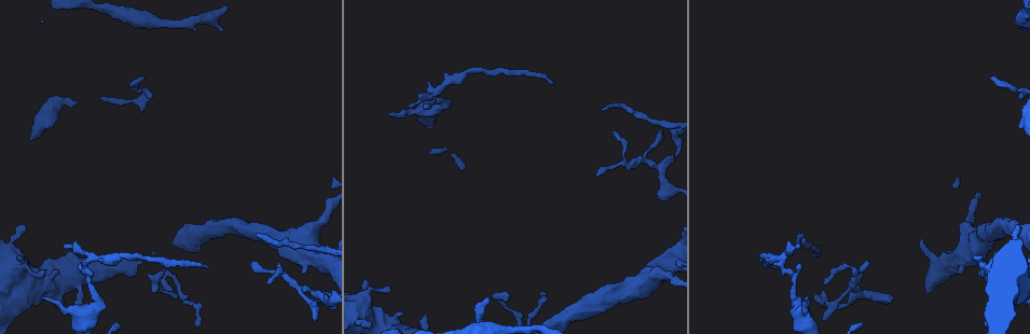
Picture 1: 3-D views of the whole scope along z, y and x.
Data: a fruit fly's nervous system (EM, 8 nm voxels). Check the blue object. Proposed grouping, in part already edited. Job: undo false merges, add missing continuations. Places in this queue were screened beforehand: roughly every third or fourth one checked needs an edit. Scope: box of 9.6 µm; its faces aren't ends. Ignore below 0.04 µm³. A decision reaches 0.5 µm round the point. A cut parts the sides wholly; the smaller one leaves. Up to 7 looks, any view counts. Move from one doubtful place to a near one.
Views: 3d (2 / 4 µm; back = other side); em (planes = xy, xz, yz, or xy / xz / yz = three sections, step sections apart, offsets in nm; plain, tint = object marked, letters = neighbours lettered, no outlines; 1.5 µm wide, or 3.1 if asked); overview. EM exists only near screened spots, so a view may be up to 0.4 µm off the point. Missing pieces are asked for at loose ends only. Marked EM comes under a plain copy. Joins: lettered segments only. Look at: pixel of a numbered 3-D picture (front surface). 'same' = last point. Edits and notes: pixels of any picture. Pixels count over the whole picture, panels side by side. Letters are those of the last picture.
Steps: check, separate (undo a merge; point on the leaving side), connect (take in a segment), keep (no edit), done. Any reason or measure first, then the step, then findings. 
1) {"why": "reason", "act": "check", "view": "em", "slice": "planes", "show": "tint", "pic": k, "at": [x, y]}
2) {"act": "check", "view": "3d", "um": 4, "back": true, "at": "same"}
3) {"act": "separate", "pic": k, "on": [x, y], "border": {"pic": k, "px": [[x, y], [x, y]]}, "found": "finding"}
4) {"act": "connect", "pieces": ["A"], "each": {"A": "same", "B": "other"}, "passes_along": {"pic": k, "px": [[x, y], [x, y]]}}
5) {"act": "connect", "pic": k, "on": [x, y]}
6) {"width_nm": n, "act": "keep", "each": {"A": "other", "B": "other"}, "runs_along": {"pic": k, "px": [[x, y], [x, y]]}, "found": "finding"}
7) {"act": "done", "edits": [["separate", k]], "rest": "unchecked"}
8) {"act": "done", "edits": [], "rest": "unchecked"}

{"act": "check", "view": "em", "slice": "planes", "show": "tint", "pic": 1, "at": [782, 260]}

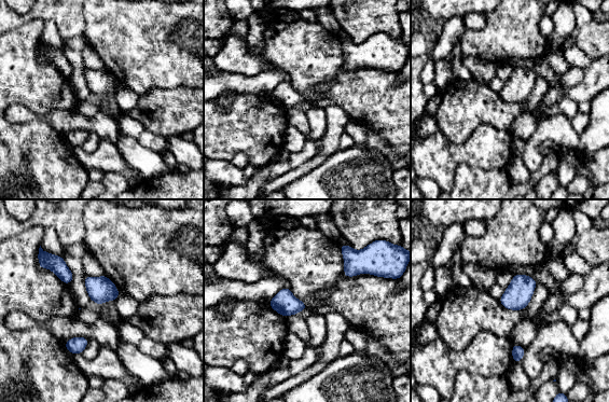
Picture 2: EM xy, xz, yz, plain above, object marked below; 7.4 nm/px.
{"why": "what lies round it", "act": "check", "view": "em", "slice": "planes", "show": "letters", "at": "same"}

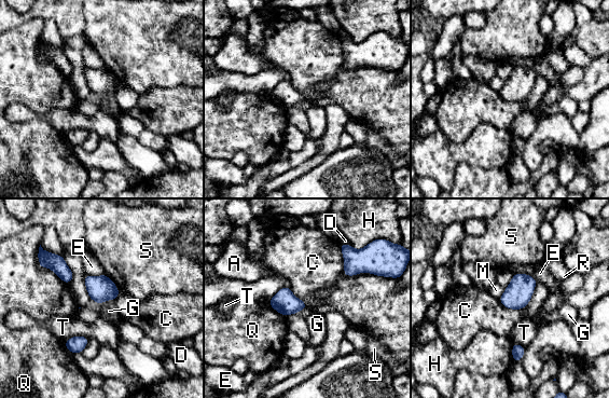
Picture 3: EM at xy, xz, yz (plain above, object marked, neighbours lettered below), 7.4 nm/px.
{"width_nm": 160, "act": "keep", "each": {"A": "other", "C": "other", "D": "other", "E": "other", "G": "other", "H": "other", "M": "other", "Q": "other", "R": "other", "S": "other", "T": "other"}, "border": {"pic": 3, "px": [[340, 243], [345, 275], [377, 276]]}, "found": "all the same neuron"}

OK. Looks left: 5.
{"why": "tapers out", "act": "check", "view": "3d", "um": 4, "back": true, "pic": 1, "at": [45, 299]}

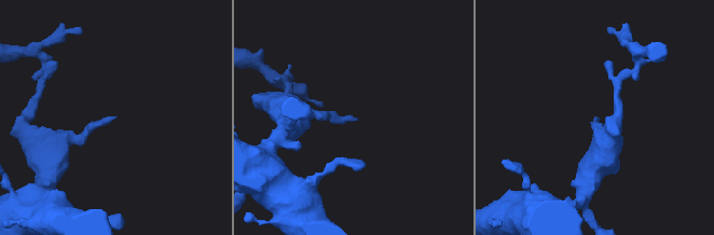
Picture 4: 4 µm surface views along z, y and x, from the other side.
{"act": "check", "view": "em", "slice": "planes", "show": "letters", "pic": 4, "at": [356, 118]}

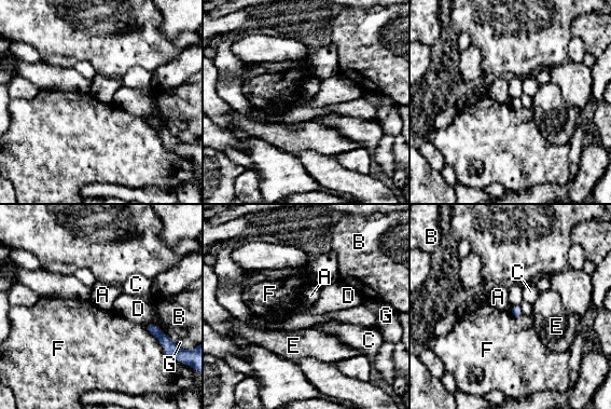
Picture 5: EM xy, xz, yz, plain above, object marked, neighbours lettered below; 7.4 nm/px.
{"act": "keep", "each": {"A": "other", "B": "other", "C": "other", "D": "other", "E": "other", "F": "other", "G": "other"}, "border": {"pic": 5, "px": [[143, 325], [162, 346]]}, "found": "none of them fits"}

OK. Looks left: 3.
{"why": "branch stops here", "act": "check", "view": "em", "slice": "planes", "show": "tint", "pic": 1, "at": [80, 302]}

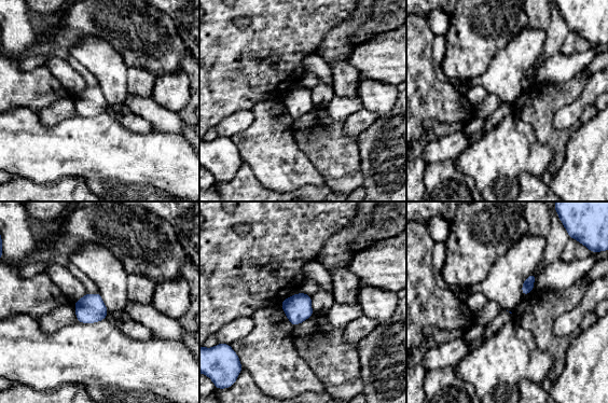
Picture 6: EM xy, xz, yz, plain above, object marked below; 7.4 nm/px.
{"act": "check", "view": "em", "slice": "planes", "show": "letters", "at": "same"}

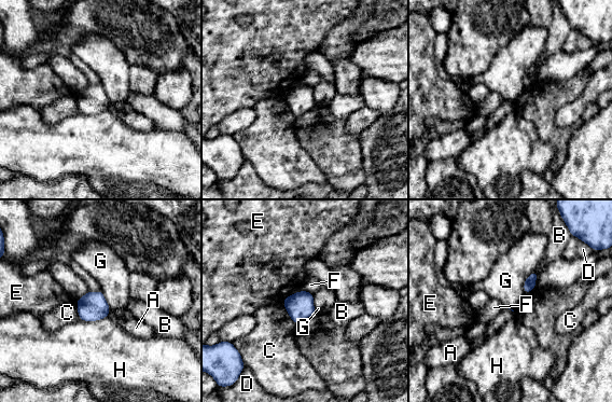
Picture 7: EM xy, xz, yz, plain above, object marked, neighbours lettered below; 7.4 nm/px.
{"longest_contact_nm": ["H", 220], "act": "keep", "each": {"A": "other", "B": "other", "C": "other", "D": "other", "E": "other", "F": "other", "G": "other", "H": "other"}, "found": "none of them fits"}

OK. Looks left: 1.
{"act": "done", "edits": [], "rest": "unchecked"}

